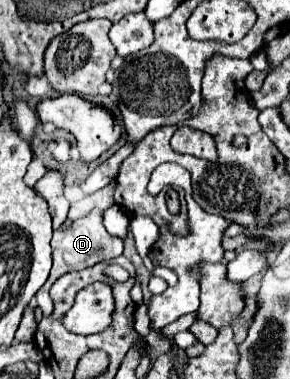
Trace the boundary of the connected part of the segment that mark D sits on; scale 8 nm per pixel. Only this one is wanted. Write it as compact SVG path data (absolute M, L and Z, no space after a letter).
M91 210L87 216L71 222L67 228L55 230L53 232L53 240L51 240L51 248L53 248L53 268L51 268L51 274L49 274L47 282L43 284L43 288L35 294L43 316L49 316L53 312L53 302L51 302L51 296L49 296L49 288L53 286L53 282L57 278L61 278L67 272L85 270L85 268L101 262L101 260L113 260L113 258L121 256L123 254L123 238L111 236L105 230L105 226L103 226L103 212Z

